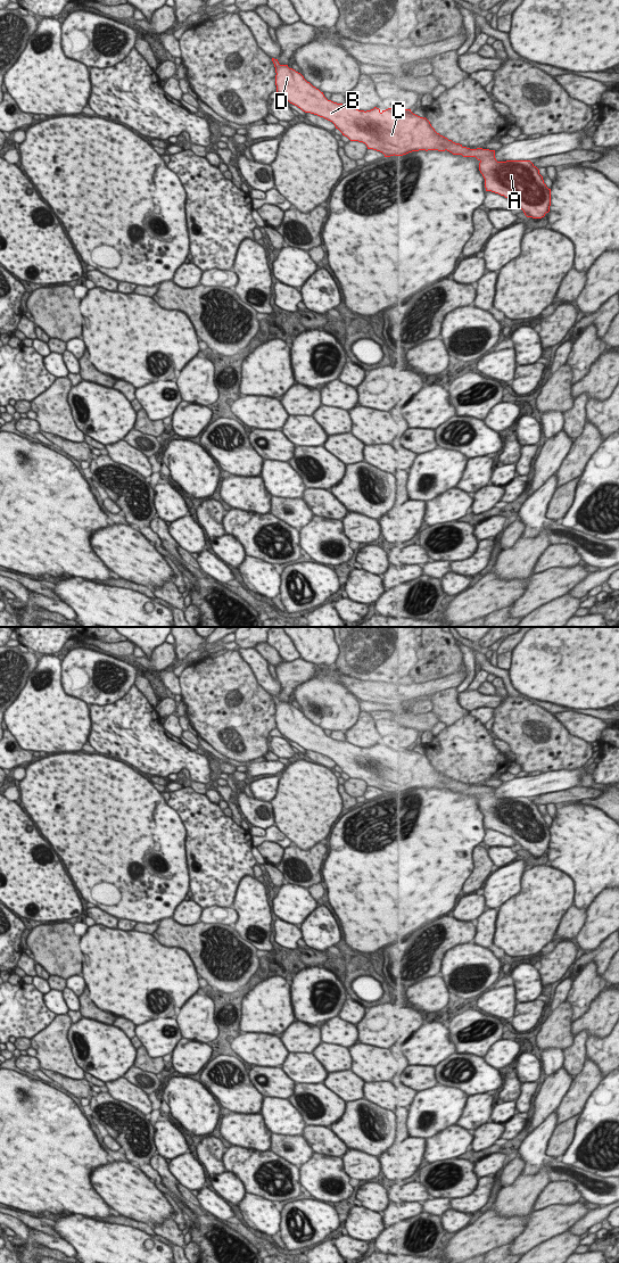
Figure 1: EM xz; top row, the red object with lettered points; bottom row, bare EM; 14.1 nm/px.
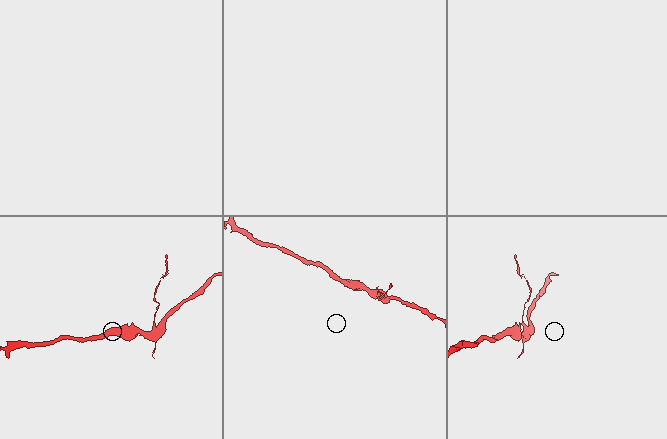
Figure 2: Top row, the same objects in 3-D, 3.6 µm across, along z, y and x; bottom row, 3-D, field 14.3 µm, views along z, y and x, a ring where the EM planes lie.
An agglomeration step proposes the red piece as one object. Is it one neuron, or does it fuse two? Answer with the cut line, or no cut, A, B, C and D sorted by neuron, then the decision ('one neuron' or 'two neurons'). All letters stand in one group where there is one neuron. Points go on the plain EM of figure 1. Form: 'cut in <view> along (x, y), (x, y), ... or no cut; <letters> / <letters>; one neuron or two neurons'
no cut; A B C D; one neuron

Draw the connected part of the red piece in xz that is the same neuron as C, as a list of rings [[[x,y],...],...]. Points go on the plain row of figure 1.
[[[272,695],[275,704],[277,729],[290,741],[297,743],[305,750],[311,750],[332,759],[342,773],[350,778],[358,778],[366,782],[368,786],[380,789],[385,794],[403,793],[419,787],[449,789],[453,792],[463,794],[476,794],[479,800],[479,808],[485,816],[486,828],[492,828],[513,837],[527,855],[542,856],[550,849],[551,826],[544,820],[539,807],[530,798],[506,798],[497,799],[495,787],[470,786],[460,781],[440,773],[424,754],[420,754],[405,745],[388,745],[380,748],[374,744],[371,748],[358,748],[347,741],[337,741],[328,737],[323,729],[307,719],[304,713],[288,702],[280,702],[278,696]]]

